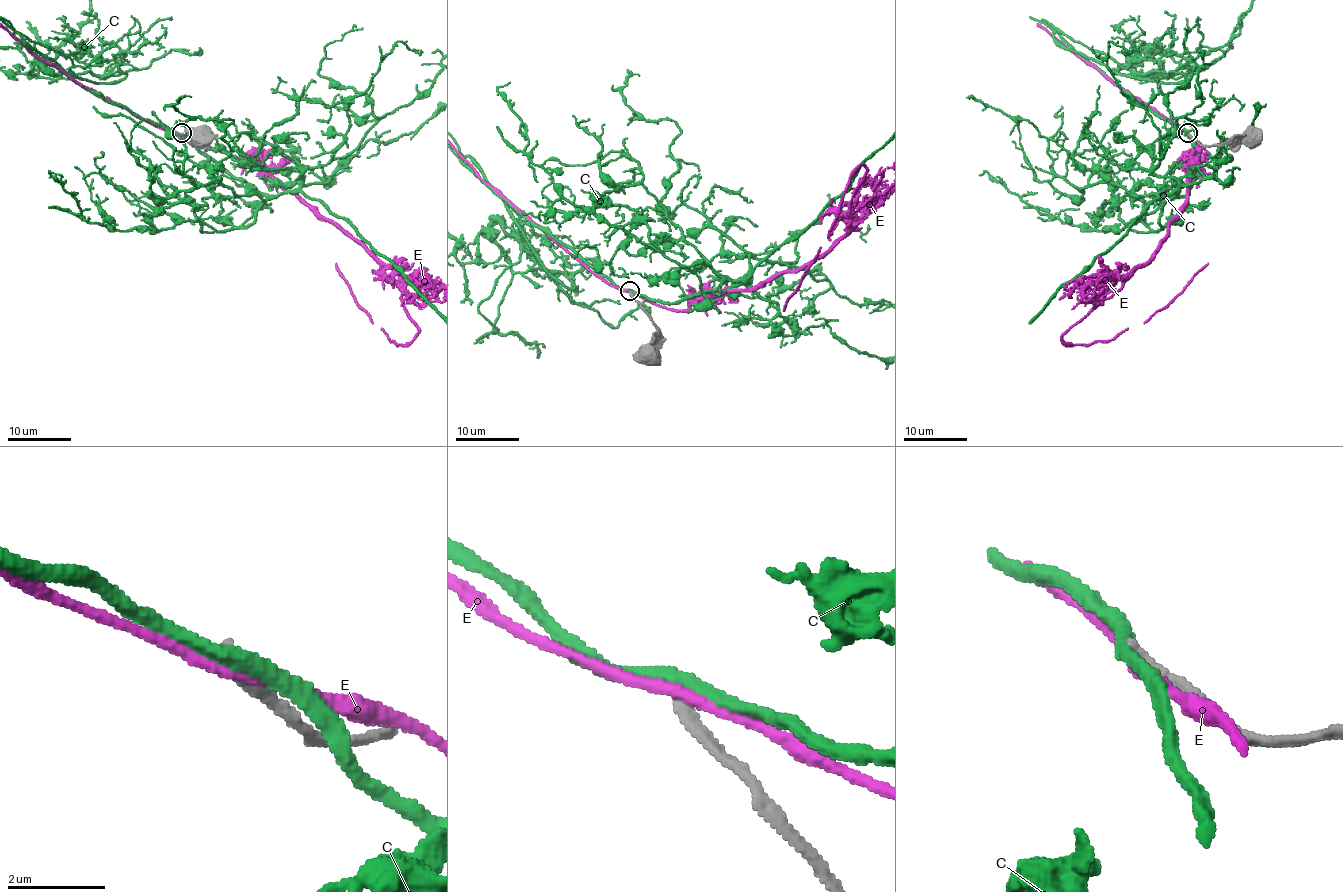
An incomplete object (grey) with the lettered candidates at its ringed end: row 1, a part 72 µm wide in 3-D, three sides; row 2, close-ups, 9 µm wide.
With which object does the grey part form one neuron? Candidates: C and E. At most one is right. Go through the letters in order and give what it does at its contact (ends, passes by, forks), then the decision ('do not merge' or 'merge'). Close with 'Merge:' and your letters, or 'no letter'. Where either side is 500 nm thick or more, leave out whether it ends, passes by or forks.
C: it passes by; do not merge
E: it passes by; do not merge
Merge: no letter

